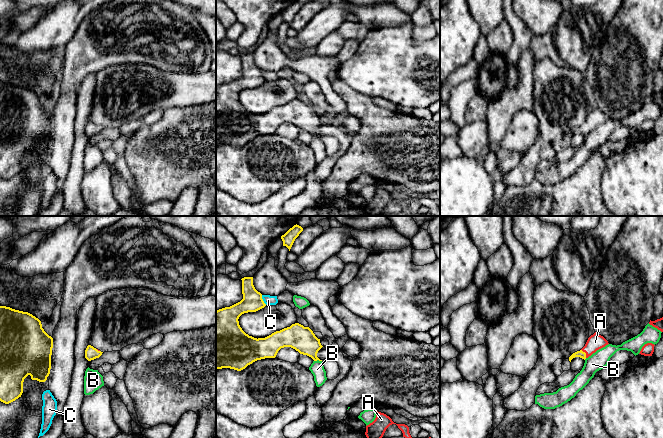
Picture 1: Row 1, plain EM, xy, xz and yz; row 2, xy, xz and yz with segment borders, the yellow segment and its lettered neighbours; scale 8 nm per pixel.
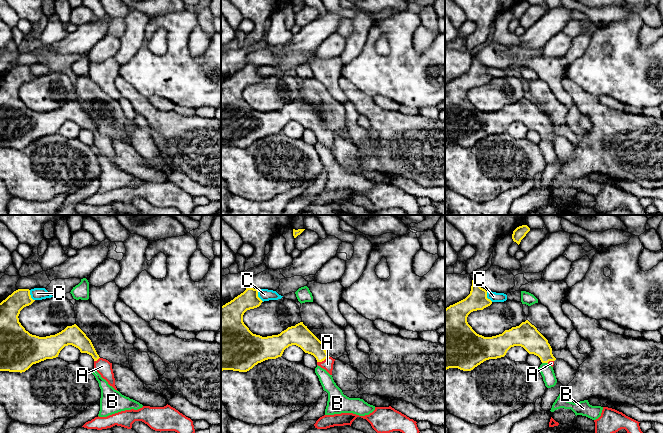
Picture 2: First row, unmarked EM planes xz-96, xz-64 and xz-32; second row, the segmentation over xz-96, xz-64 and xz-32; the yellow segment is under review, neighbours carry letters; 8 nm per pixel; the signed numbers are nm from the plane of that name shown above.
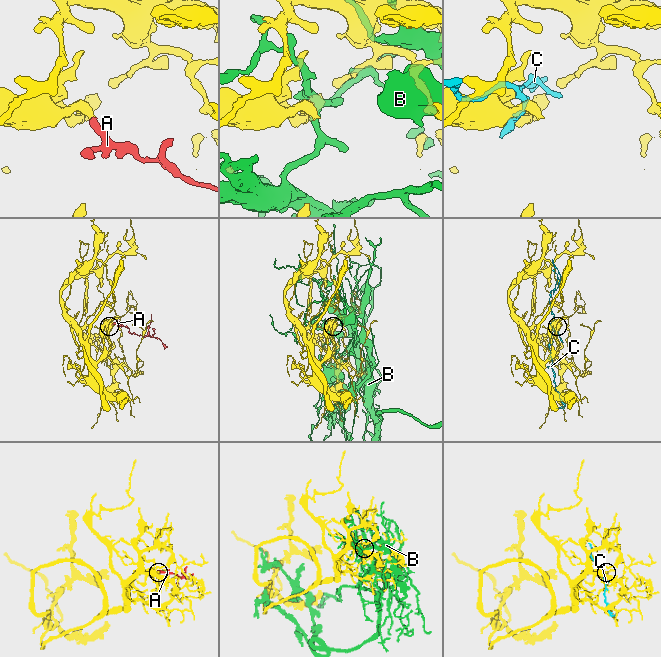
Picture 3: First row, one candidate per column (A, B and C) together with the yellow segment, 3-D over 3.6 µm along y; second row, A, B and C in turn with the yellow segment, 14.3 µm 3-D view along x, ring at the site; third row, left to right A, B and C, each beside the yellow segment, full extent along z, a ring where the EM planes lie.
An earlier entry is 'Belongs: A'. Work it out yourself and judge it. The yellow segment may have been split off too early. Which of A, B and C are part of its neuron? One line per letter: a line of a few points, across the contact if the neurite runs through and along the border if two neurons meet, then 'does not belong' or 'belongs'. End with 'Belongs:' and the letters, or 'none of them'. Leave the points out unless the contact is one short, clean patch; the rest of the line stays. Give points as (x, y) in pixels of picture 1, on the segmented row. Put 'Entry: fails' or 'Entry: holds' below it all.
A: line yz (581, 354), (585, 353), (595, 342); belongs
B: does not belong
C: does not belong
Belongs: A
Entry: holds

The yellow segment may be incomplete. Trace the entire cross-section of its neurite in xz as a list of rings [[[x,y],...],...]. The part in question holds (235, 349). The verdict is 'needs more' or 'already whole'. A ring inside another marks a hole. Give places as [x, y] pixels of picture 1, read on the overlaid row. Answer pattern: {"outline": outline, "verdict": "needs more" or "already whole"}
{"outline": [[[253,277],[242,280],[243,299],[216,311],[216,369],[245,369],[253,362],[275,358],[278,351],[291,347],[300,354],[322,361],[317,357],[323,347],[313,331],[299,323],[276,331],[265,338],[254,338],[246,334],[239,325],[239,317],[256,312],[266,306],[262,294],[253,285]]], "verdict": "already whole"}

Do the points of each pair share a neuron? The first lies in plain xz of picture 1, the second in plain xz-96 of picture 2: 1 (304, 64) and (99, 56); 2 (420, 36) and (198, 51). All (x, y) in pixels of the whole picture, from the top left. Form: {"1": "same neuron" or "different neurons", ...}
{"1": "different neurons", "2": "same neuron"}

